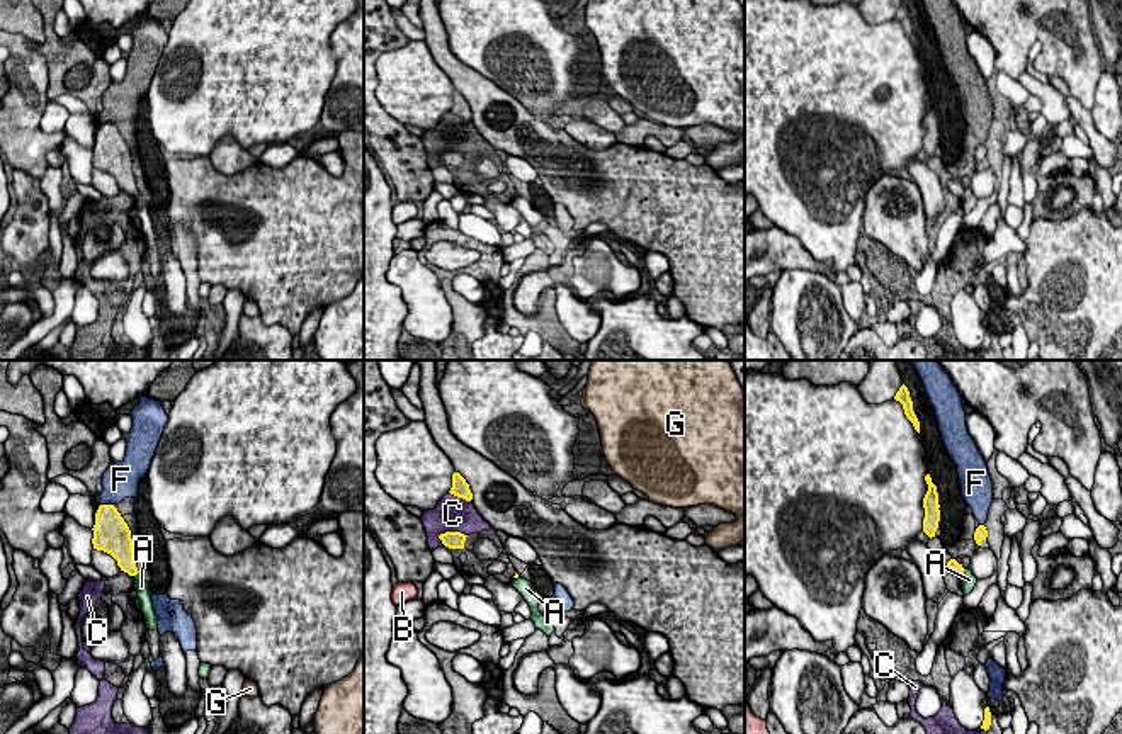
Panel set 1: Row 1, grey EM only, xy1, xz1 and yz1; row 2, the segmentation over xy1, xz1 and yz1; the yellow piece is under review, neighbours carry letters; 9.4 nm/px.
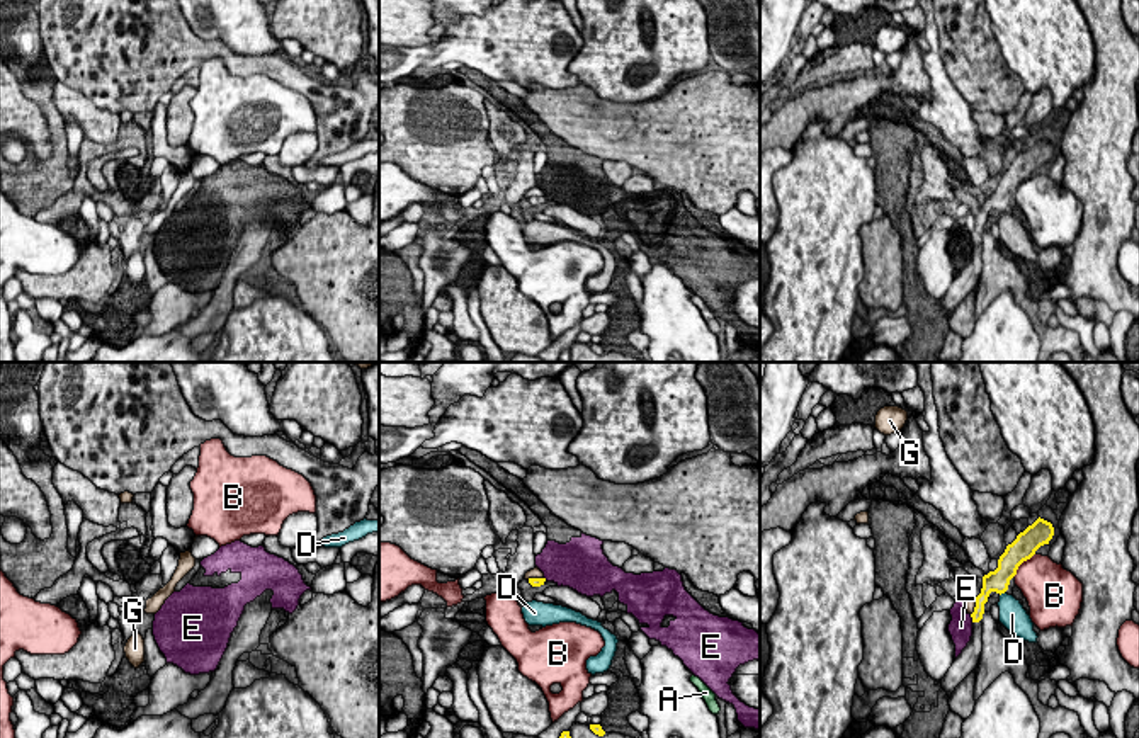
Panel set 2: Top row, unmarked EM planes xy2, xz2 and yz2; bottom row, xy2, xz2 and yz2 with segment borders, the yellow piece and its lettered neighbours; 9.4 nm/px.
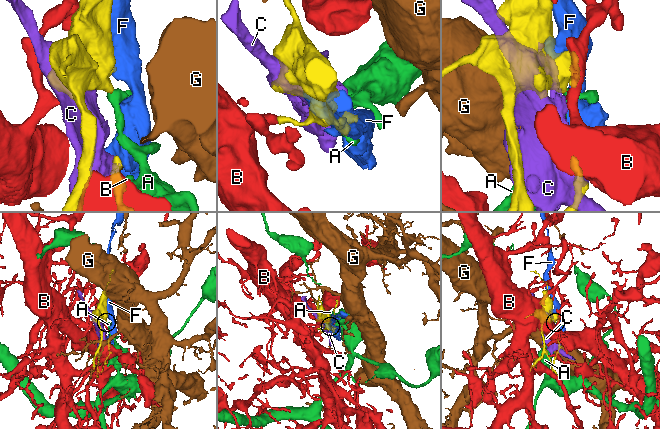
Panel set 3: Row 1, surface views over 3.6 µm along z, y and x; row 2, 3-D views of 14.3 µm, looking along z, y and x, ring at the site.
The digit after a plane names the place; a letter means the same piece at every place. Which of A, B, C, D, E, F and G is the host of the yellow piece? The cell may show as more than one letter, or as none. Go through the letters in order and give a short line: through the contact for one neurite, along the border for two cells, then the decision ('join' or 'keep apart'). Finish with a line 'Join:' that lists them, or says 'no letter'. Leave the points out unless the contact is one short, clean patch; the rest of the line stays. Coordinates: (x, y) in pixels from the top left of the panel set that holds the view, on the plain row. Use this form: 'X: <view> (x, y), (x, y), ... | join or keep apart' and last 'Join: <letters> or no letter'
A: yz1 (966, 189), (961, 197) | keep apart
B: yz2 (1034, 172), (1012, 196) | keep apart
C: keep apart
D: yz2 (1005, 210), (1000, 215) | keep apart
E: yz2 (969, 233), (973, 240) | keep apart
F: keep apart
G: yz2 (976, 216), (971, 233) | keep apart
Join: no letter

